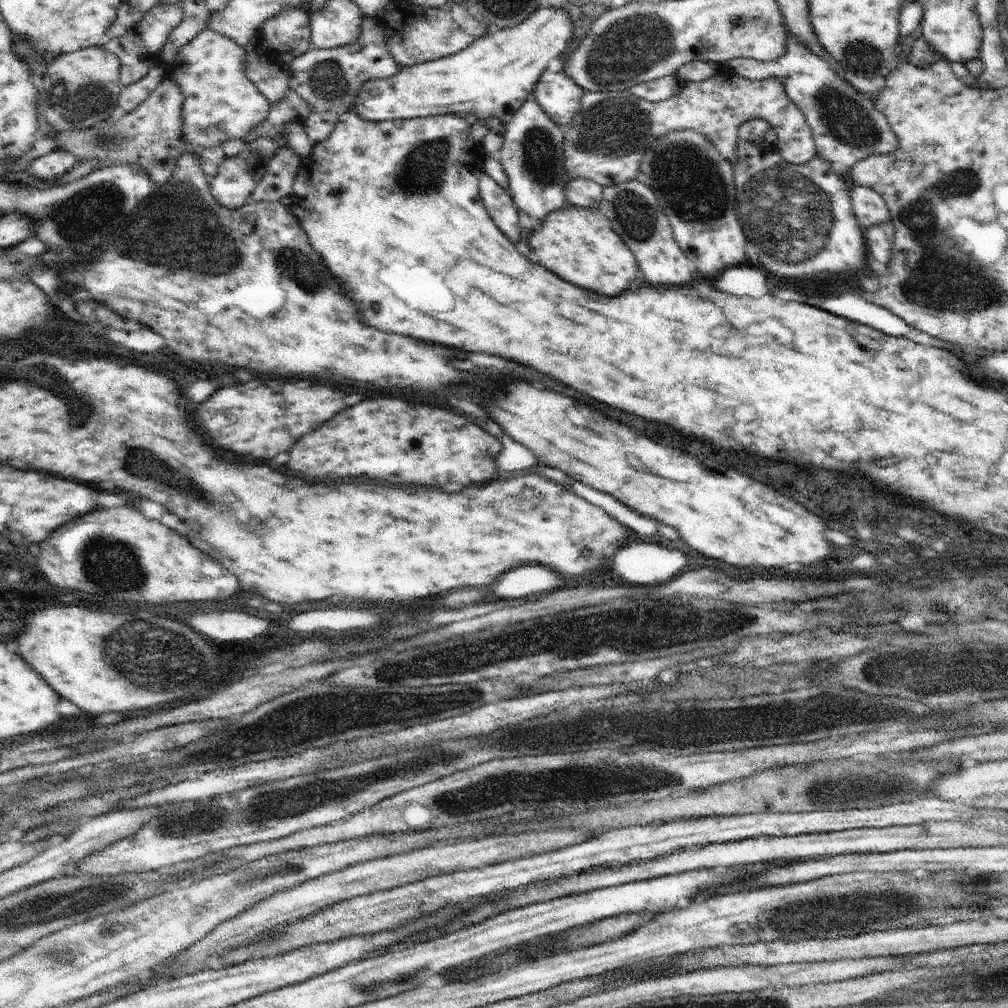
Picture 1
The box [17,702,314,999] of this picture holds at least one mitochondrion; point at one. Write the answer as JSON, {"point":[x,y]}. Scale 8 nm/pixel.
{"point":[64,954]}

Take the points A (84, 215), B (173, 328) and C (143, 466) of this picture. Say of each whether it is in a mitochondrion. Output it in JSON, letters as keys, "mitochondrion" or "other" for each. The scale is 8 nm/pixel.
{"A":"mitochondrion","B":"other","C":"mitochondrion"}

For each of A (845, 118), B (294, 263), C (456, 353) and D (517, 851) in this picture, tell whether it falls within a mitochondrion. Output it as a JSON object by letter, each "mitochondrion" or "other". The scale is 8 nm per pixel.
{"A":"mitochondrion","B":"mitochondrion","C":"other","D":"other"}

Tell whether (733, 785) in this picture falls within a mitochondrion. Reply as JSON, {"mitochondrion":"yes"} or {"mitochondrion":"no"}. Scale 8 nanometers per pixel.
{"mitochondrion":"no"}

